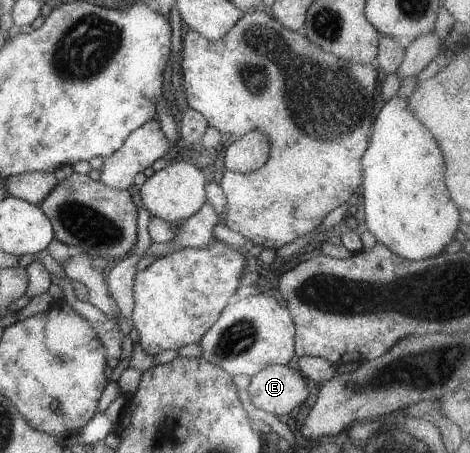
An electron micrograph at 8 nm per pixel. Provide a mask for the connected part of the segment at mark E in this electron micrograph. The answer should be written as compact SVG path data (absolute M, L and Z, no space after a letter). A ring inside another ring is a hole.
M281 364L260 369L246 387L253 407L273 415L289 414L307 397L308 381L299 371Z

